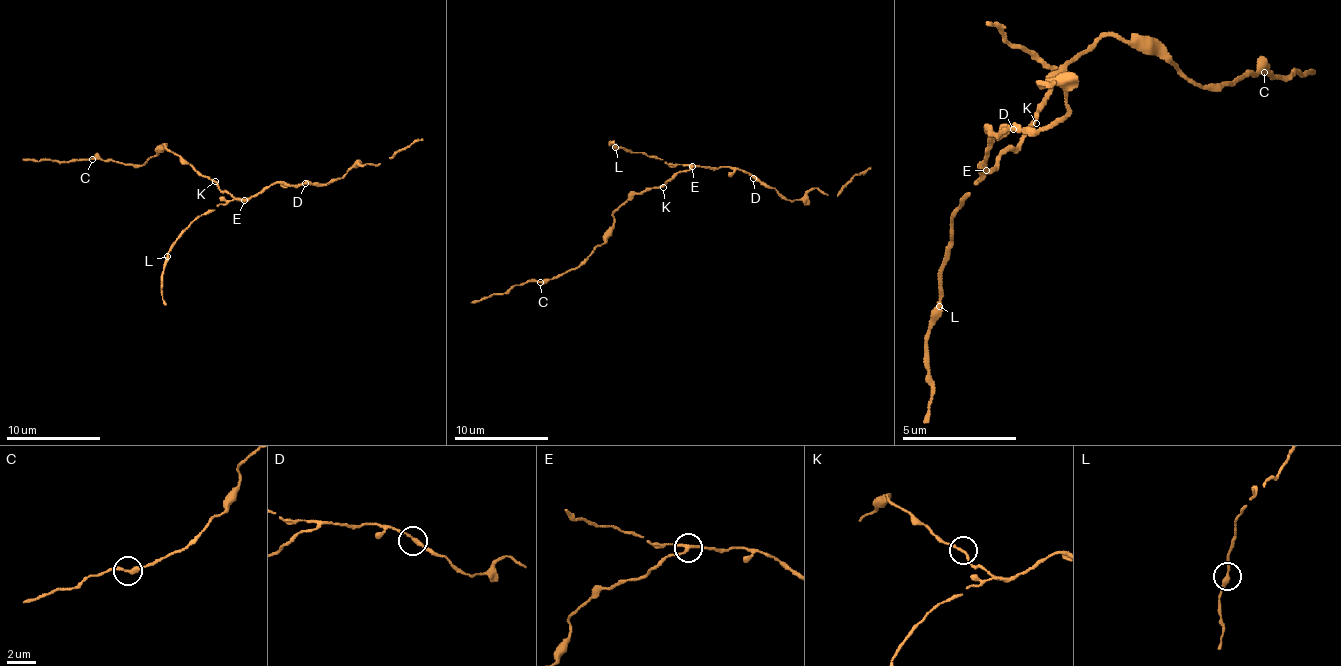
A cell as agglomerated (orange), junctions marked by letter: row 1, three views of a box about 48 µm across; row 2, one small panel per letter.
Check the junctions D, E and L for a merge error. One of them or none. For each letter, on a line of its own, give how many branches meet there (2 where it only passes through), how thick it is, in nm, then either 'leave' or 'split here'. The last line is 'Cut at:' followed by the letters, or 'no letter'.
D: 2 branches meet; 220 nm thick; leave
E: 3 branches meet; 200 nm thick; split here
L: 2 branches meet; 240 nm thick; leave
Cut at: E

